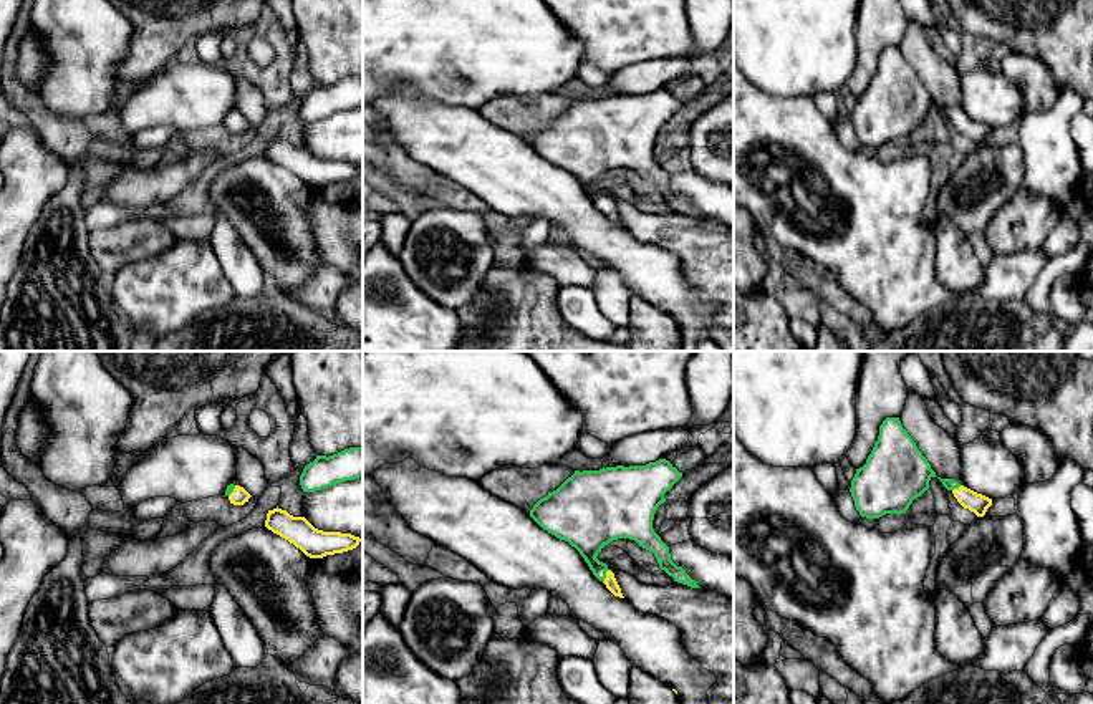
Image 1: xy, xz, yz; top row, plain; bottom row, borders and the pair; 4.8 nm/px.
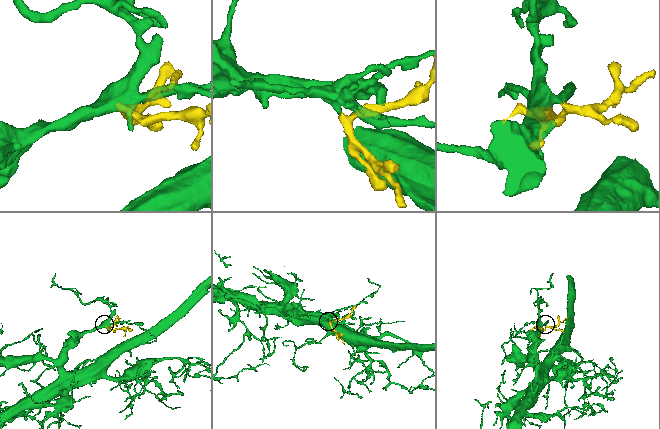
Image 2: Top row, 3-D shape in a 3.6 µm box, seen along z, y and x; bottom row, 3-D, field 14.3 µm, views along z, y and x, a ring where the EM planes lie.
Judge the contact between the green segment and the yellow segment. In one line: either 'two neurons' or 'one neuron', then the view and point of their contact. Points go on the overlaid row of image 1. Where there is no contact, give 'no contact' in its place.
one neuron | xz (605, 577)

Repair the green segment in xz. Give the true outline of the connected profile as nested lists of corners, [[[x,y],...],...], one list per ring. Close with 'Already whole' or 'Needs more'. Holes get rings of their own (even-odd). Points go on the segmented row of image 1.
[[[666,459],[646,465],[575,470],[533,505],[530,517],[543,530],[575,547],[614,596],[624,598],[614,573],[596,557],[618,538],[634,540],[652,552],[659,568],[674,581],[701,588],[671,560],[669,547],[652,528],[654,514],[666,502],[664,494],[681,477],[682,472]]]. Needs more

